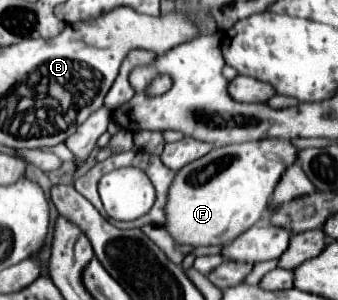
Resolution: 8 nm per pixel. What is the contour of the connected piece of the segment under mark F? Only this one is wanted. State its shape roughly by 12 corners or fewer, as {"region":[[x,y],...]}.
{"region":[[291,140],[213,148],[183,166],[165,228],[225,246],[263,218]]}

